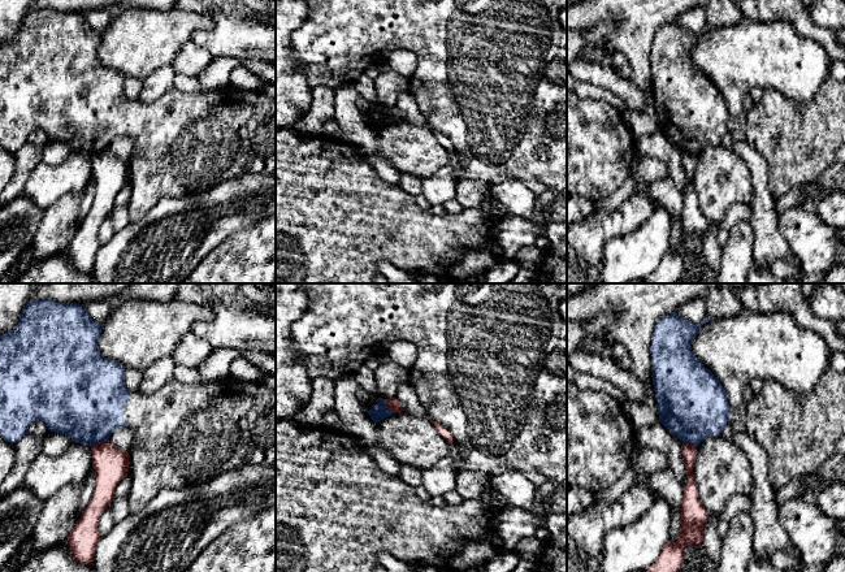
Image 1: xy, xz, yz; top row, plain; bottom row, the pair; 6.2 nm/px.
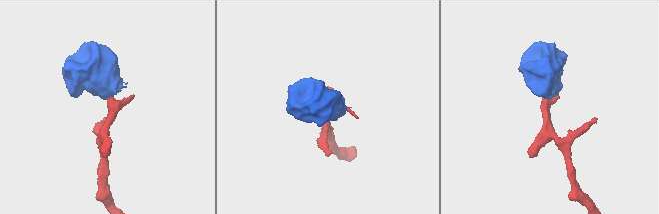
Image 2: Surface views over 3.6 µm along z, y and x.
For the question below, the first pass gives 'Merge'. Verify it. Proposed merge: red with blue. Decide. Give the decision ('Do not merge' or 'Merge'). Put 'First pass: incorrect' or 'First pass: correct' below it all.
Do not merge
First pass: incorrect

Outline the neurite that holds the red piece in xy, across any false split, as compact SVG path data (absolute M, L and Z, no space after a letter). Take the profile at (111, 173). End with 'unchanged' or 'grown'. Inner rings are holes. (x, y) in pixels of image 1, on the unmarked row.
M109 150L94 153L91 162L96 183L94 203L68 244L73 266L88 274L94 270L96 254L101 246L98 238L99 228L113 211L117 194L127 183L130 168L129 160L116 157Z; unchanged

